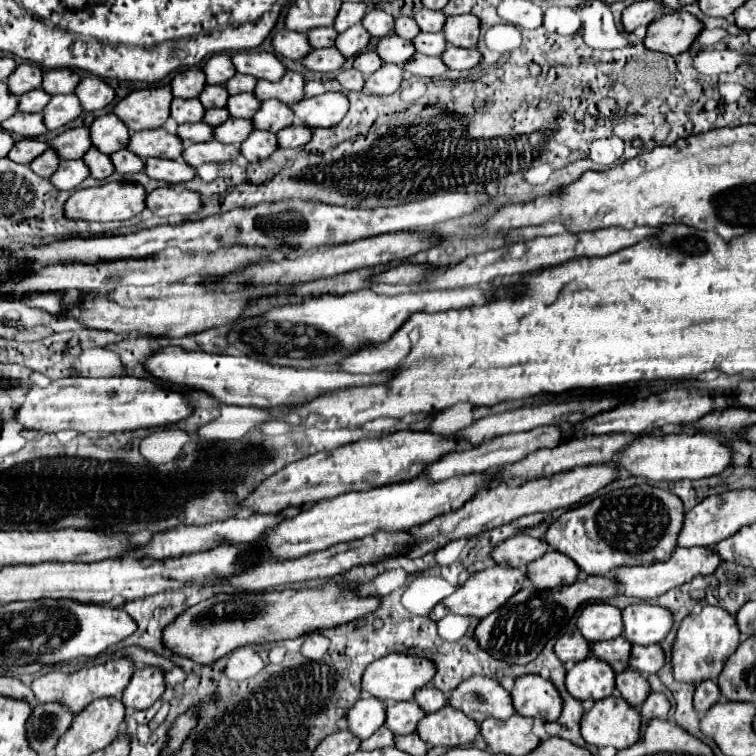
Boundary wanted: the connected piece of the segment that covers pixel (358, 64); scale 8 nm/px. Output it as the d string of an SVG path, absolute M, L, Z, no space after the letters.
M364 51L364 53L358 53L356 59L354 59L354 69L358 69L360 73L364 75L370 75L374 71L378 71L382 67L380 63L380 57L376 57L374 51Z

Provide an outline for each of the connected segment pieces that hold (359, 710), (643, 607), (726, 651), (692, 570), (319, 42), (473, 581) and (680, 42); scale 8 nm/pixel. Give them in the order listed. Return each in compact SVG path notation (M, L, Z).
M360 697L352 709L346 711L344 725L358 739L368 739L378 727L384 725L384 703L374 697Z
M634 603L622 611L624 637L632 645L652 645L672 629L672 615L652 603Z
M702 607L698 615L688 615L672 641L672 675L680 683L700 683L706 679L716 679L722 671L724 659L728 659L738 643L740 631L736 629L736 619L720 607Z
M678 547L672 551L668 561L662 563L652 563L652 565L632 565L632 567L618 567L614 569L614 579L618 583L618 589L626 597L636 597L636 599L656 599L662 593L666 593L672 587L678 587L686 581L692 581L698 575L708 575L716 571L716 565L720 565L720 559L712 549L708 547L688 547L682 549Z
M316 27L316 29L310 29L306 35L308 35L310 47L318 49L318 47L332 47L338 33L332 31L330 27Z
M496 565L492 569L484 569L484 571L472 573L464 585L460 585L450 597L442 599L430 611L430 617L432 617L432 621L440 621L444 615L456 613L456 615L464 615L464 617L482 619L488 613L496 611L500 605L504 605L504 601L508 601L508 597L512 597L512 593L522 589L522 583L524 583L524 573L518 571L518 569L512 569L508 565Z
M686 11L664 13L660 19L648 25L644 47L666 55L680 55L690 49L700 31L702 23Z

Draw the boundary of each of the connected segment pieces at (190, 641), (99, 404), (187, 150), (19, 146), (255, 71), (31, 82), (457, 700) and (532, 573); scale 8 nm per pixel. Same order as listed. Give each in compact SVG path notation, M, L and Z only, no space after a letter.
M326 583L318 589L268 591L268 593L216 593L214 597L186 609L162 631L162 643L174 655L188 657L200 665L210 665L244 645L264 645L296 639L322 627L336 627L378 609L380 601L352 597L352 589Z
M66 377L56 379L48 387L32 385L22 407L16 411L16 421L24 429L34 429L42 433L58 433L58 431L78 431L78 433L118 433L118 431L134 431L142 427L162 427L182 421L192 413L186 397L182 393L174 393L154 383L152 379L138 377L108 377L108 379L84 379L84 377Z
M204 141L204 143L192 143L186 145L182 151L182 159L190 167L200 167L202 163L226 163L240 155L240 149L236 145L220 145L218 141Z
M22 139L18 143L14 143L14 147L10 149L8 157L16 163L22 163L22 165L28 165L32 163L38 155L42 155L44 151L48 149L48 145L40 139Z
M240 51L240 53L234 53L230 59L232 59L238 73L246 73L246 75L252 75L256 79L276 81L286 73L284 65L276 59L274 53Z
M22 63L6 79L6 85L8 85L10 93L22 95L22 93L28 93L32 89L38 89L40 81L42 81L42 69L36 65L30 65L30 63Z
M490 677L466 679L450 693L448 705L462 711L466 717L476 715L472 717L476 723L488 717L508 719L514 713L510 693L502 689L502 685L496 679Z
M548 549L544 557L534 559L532 565L528 565L526 579L532 581L538 589L554 589L558 585L574 583L578 571L580 569L576 569L576 563L570 557L564 557L564 553Z

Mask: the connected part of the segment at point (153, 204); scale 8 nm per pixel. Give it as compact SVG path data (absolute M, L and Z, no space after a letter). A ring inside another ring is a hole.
M158 187L146 195L146 207L158 215L158 217L168 217L168 215L194 215L198 213L200 199L198 193L182 189L182 187Z

